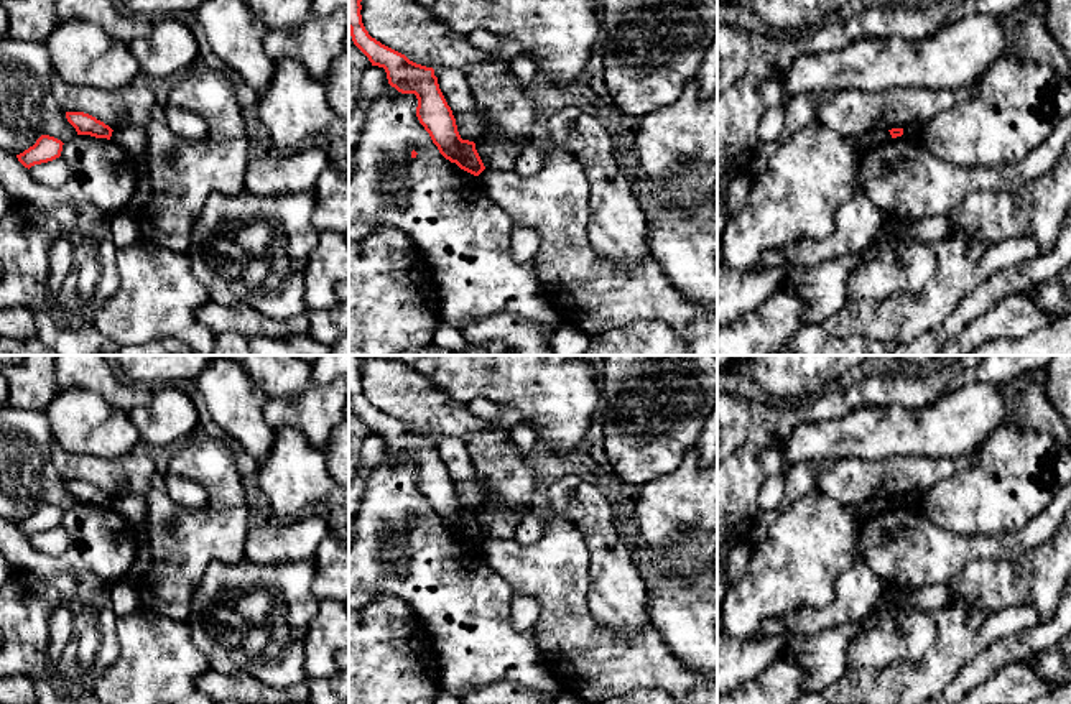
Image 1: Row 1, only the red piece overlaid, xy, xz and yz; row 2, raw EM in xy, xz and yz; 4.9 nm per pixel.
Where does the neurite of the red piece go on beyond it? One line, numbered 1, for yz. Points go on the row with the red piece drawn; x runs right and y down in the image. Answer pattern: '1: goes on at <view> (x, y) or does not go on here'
1: does not go on here

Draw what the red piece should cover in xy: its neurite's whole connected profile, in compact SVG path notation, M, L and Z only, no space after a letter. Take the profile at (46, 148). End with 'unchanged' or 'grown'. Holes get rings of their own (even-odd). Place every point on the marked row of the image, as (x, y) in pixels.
M41 135L33 146L16 155L16 158L25 168L30 169L35 164L48 163L59 158L63 145L64 143L54 137Z | unchanged

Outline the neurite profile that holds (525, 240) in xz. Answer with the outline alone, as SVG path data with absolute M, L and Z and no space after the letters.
M513 224L510 252L518 263L531 262L540 248L540 234L522 224Z

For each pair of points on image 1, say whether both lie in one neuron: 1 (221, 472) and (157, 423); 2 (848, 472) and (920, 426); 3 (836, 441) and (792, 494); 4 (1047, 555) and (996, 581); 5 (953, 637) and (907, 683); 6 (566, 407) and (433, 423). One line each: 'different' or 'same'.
1: different
2: different
3: different
4: same
5: same
6: different

